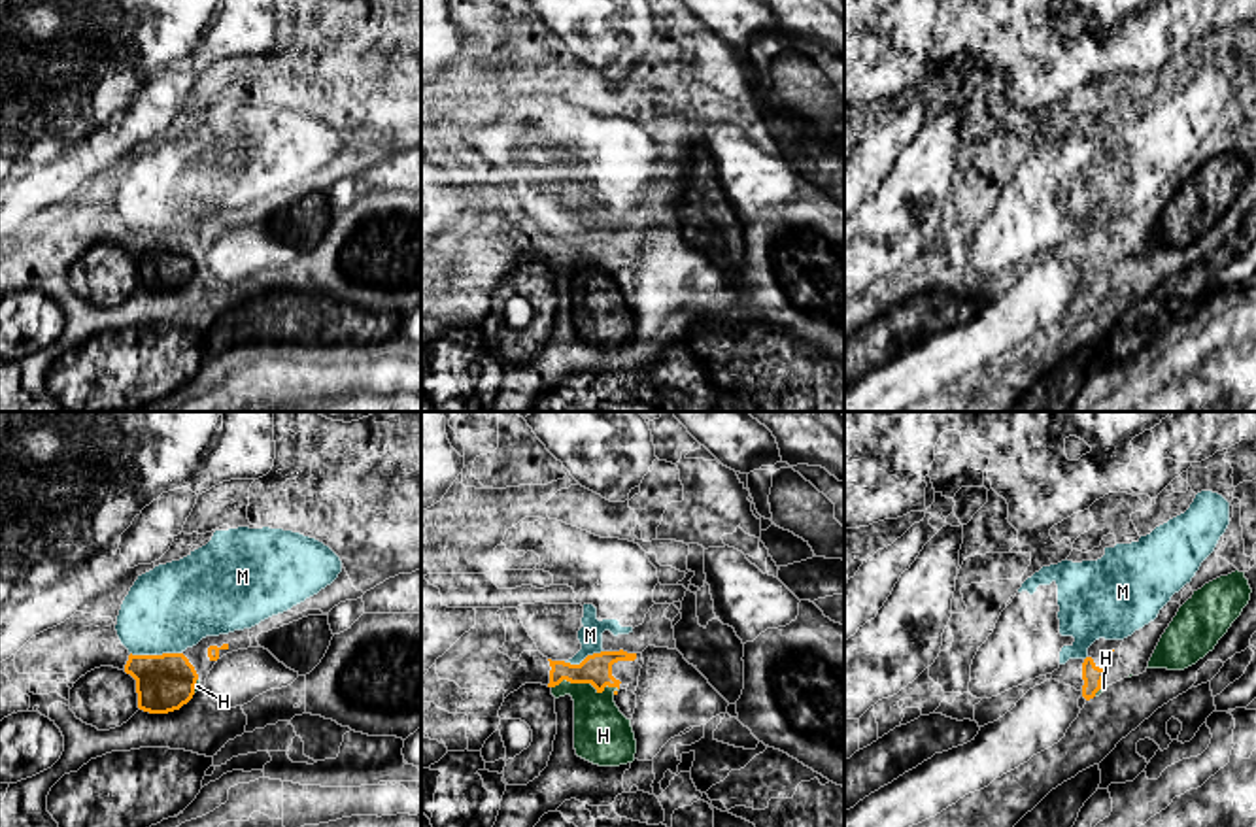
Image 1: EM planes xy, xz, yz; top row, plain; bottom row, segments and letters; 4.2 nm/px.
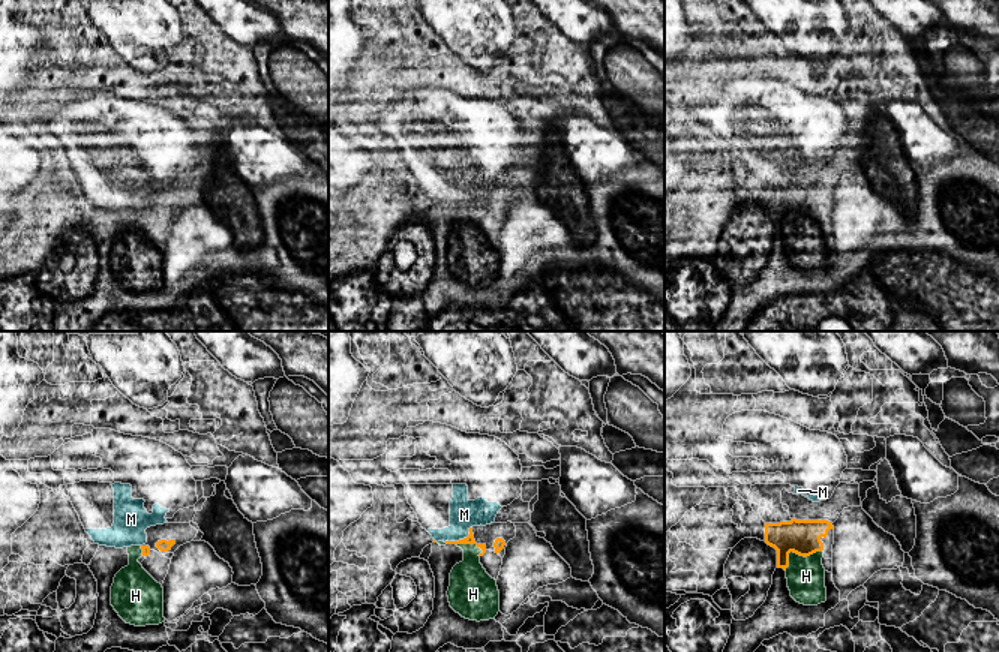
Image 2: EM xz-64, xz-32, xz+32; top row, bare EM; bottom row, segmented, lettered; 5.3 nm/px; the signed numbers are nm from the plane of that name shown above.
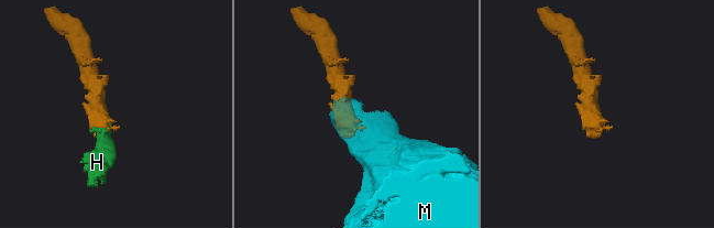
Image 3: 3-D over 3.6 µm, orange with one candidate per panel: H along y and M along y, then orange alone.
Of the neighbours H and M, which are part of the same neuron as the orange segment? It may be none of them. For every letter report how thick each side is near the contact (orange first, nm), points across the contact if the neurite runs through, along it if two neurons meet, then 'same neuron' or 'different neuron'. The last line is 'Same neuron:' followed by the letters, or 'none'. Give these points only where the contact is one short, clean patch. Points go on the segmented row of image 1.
H: calibres 130 and 240 nm; way xz (595, 669), (586, 682), (603, 735); same neuron
M: calibres 240 and 360 nm; border xy (131, 652), (180, 654); different neuron
Same neuron: H

